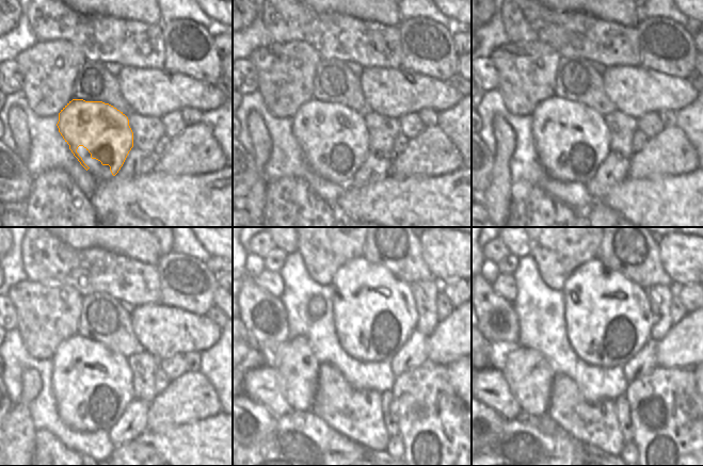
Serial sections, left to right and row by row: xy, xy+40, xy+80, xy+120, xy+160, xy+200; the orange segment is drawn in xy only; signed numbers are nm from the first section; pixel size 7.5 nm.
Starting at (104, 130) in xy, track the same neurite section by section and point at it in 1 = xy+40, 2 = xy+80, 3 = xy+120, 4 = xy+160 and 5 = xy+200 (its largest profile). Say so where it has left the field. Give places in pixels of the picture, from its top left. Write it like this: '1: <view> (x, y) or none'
1: xy+40 (341, 131)
2: xy+80 (579, 130)
3: xy+120 (106, 374)
4: xy+160 (371, 326)
5: xy+200 (608, 319)

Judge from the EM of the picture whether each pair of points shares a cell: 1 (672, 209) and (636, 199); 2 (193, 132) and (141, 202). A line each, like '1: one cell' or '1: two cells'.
1: one cell
2: two cells

